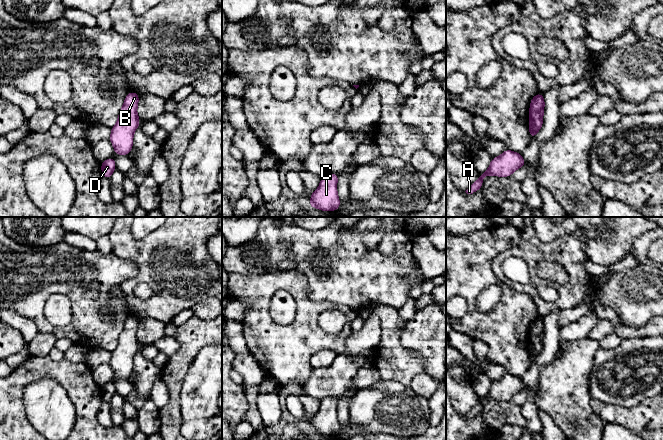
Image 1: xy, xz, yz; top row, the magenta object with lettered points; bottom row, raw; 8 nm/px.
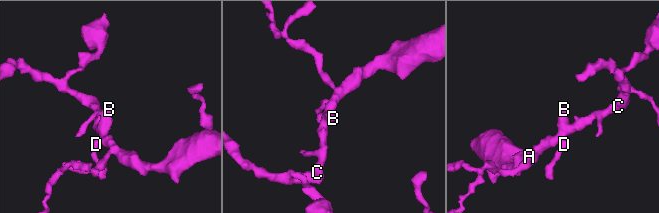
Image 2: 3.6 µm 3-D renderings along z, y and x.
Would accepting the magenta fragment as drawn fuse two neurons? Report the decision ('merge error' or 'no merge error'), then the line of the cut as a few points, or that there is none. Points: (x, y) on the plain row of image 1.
no merge error | no cut

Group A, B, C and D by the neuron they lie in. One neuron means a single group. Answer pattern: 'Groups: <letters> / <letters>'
Groups: A B C D

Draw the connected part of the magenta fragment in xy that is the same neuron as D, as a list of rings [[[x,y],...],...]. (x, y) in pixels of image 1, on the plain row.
[[[110,381],[101,387],[103,401],[110,403],[112,397],[116,394],[114,382]]]

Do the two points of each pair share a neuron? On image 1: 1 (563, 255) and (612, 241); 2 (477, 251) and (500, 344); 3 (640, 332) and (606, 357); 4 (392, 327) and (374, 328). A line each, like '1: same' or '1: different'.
1: different
2: same
3: different
4: different

